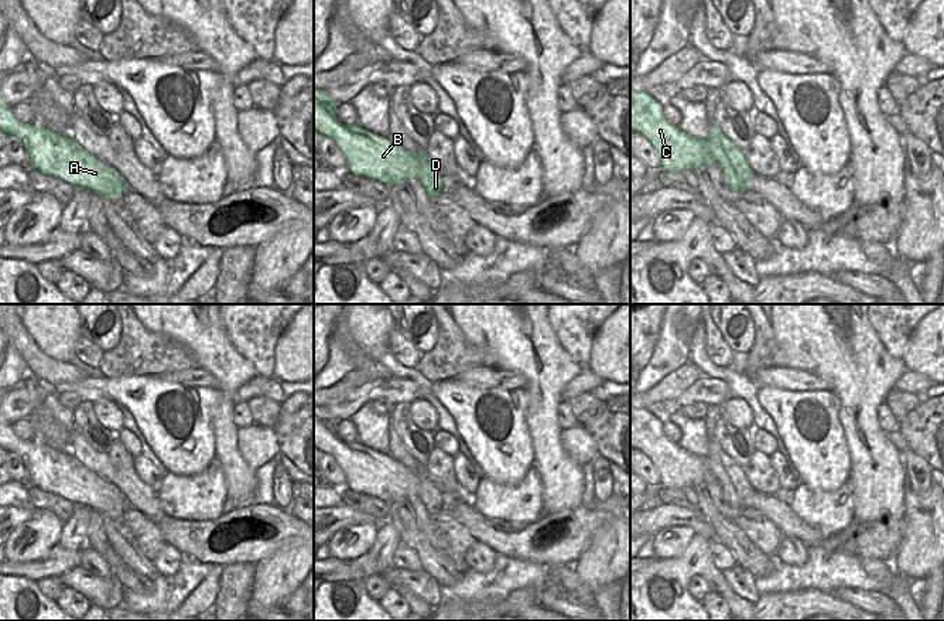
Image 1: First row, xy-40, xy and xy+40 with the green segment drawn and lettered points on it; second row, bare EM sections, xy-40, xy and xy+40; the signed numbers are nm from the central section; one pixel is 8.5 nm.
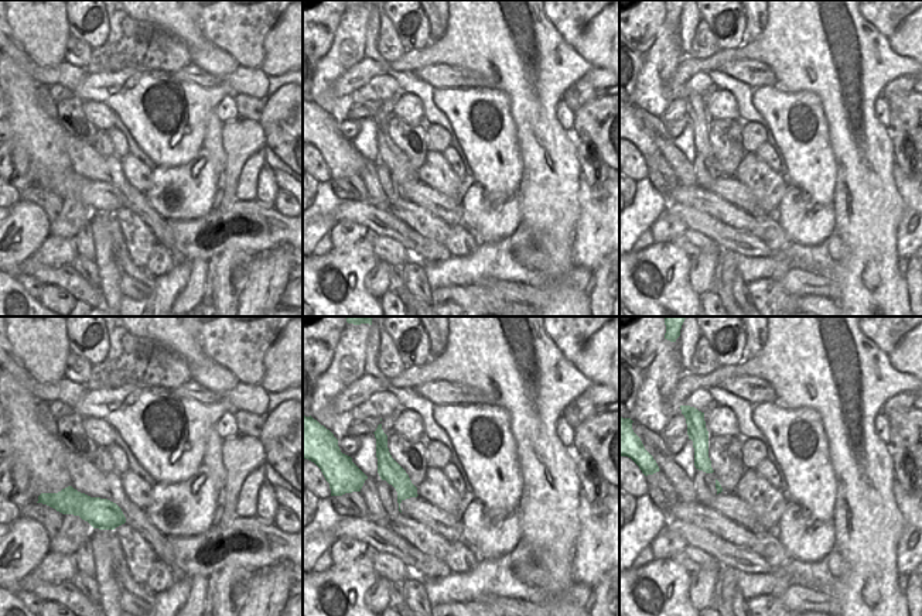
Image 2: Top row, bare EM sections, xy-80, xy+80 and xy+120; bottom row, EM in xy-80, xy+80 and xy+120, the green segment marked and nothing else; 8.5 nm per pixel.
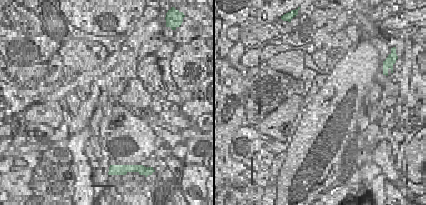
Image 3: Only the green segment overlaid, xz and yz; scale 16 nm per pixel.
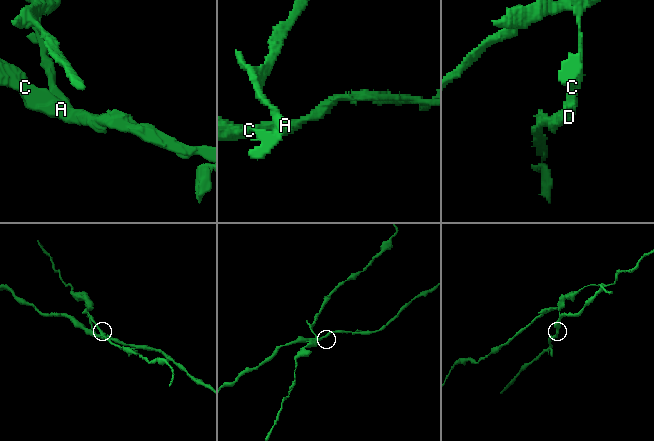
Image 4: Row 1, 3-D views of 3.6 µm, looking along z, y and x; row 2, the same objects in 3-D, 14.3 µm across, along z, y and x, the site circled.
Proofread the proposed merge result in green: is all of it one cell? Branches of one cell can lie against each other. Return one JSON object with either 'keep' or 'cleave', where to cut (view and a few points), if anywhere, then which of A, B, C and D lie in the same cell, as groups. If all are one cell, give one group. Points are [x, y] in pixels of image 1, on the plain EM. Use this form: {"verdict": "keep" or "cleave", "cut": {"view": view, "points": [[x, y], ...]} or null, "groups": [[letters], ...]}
{"verdict": "cleave", "cut": {"view": "xy+40", "points": [[707, 456], [731, 478], [738, 500], [744, 507]]}, "groups": [["A", "B", "C"], ["D"]]}

